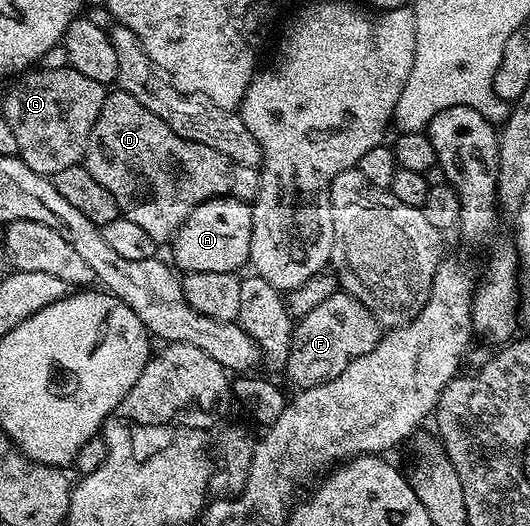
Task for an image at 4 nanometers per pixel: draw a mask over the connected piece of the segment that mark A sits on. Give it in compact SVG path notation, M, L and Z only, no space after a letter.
M230 195L203 202L195 206L195 210L191 210L189 217L181 223L179 230L173 235L171 247L174 260L172 263L182 273L237 272L244 264L246 267L250 263L253 254L253 209L246 201L235 200Z

